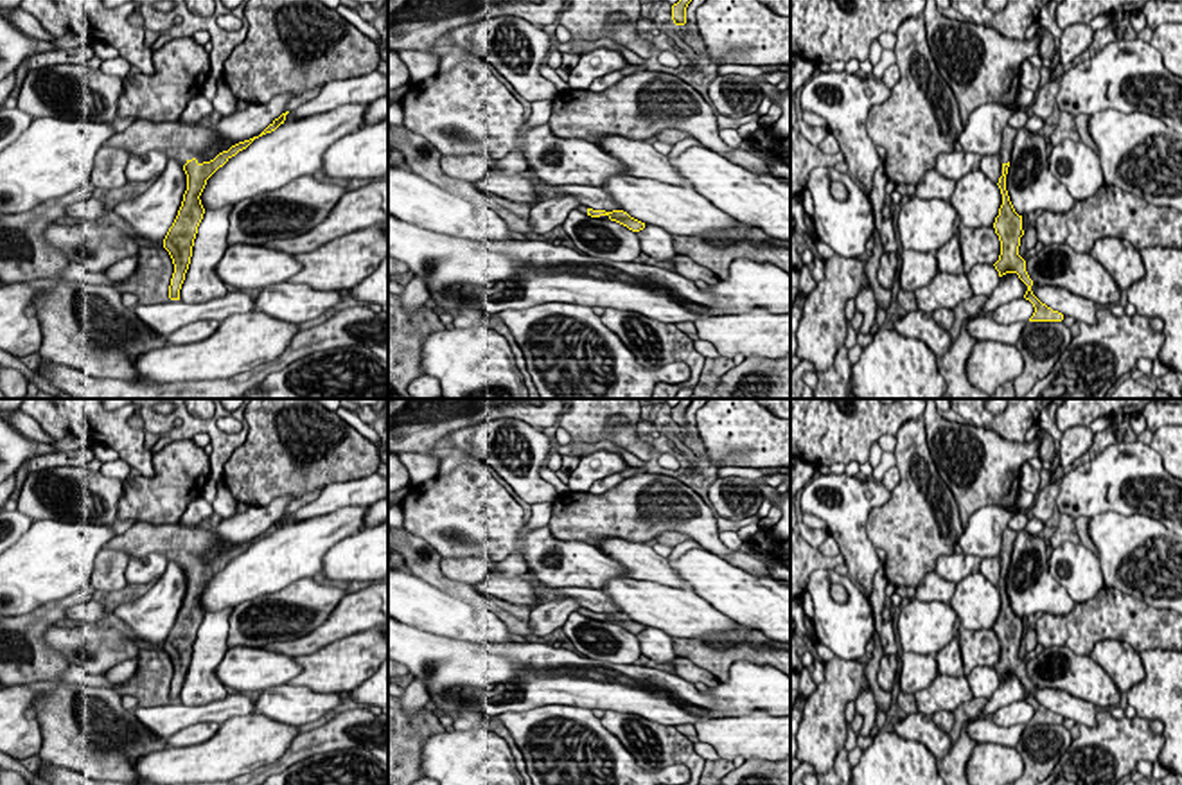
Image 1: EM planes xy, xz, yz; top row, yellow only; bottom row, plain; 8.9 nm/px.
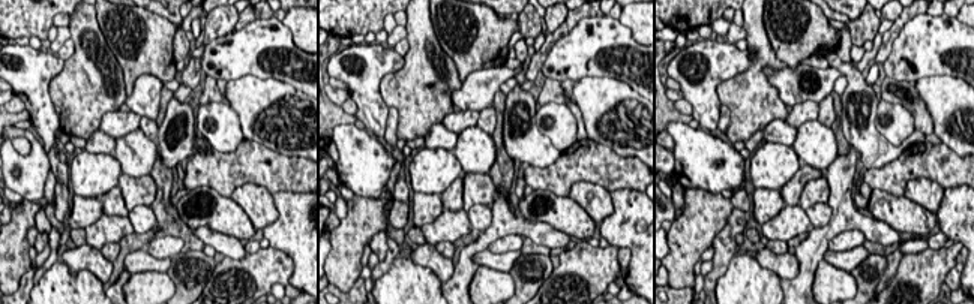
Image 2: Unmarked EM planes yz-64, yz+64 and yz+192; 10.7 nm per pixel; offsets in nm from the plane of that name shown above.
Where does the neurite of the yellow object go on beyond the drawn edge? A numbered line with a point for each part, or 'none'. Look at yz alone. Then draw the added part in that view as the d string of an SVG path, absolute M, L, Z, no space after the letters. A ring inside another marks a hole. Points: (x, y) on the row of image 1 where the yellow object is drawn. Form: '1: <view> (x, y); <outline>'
1: yz (1008, 133); M1010 124L1002 129L1002 144L1001 144L1001 176L1002 176L1002 165L1011 160L1011 149L1017 137L1017 129Z

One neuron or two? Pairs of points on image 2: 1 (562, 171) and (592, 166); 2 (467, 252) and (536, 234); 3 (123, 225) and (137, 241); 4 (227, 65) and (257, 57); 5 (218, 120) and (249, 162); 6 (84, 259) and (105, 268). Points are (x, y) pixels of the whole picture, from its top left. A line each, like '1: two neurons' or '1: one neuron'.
1: one neuron
2: one neuron
3: two neurons
4: one neuron
5: two neurons
6: one neuron

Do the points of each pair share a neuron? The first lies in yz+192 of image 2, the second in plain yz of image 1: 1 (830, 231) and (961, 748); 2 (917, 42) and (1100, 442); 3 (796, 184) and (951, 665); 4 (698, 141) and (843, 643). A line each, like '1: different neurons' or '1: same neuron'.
1: same neuron
2: different neurons
3: same neuron
4: same neuron

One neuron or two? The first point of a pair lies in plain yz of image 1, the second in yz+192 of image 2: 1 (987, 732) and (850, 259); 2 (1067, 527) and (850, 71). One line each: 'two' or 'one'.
1: one
2: two

